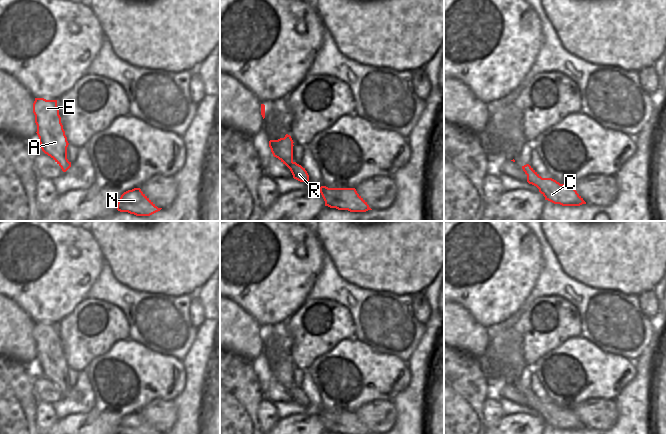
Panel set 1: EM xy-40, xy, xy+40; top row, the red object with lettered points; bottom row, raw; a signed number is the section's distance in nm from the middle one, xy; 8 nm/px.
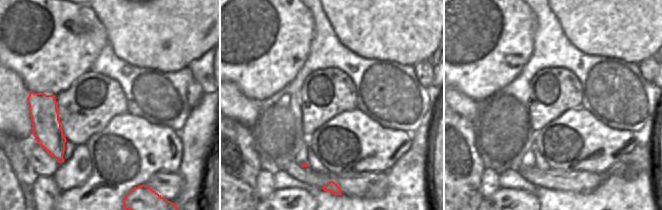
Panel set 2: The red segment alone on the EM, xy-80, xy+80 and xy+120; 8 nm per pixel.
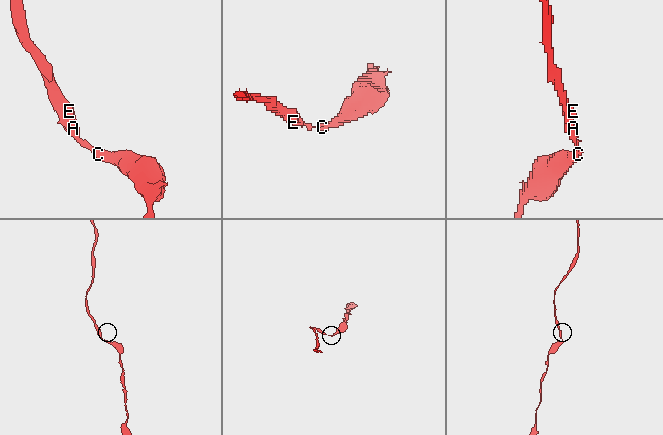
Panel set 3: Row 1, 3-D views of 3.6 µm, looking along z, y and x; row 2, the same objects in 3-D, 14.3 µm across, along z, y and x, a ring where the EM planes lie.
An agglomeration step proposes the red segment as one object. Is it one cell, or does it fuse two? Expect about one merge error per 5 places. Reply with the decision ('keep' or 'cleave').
keep

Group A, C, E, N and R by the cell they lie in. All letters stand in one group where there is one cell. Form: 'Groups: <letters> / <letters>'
Groups: A C E N R

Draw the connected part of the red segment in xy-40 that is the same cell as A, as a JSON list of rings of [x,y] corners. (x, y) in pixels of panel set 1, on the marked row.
[[[35,98],[33,113],[42,151],[66,172],[71,167],[71,162],[67,159],[69,143],[61,123],[57,100]]]

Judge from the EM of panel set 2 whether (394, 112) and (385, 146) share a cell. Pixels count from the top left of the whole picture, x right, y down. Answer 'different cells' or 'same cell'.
different cells

